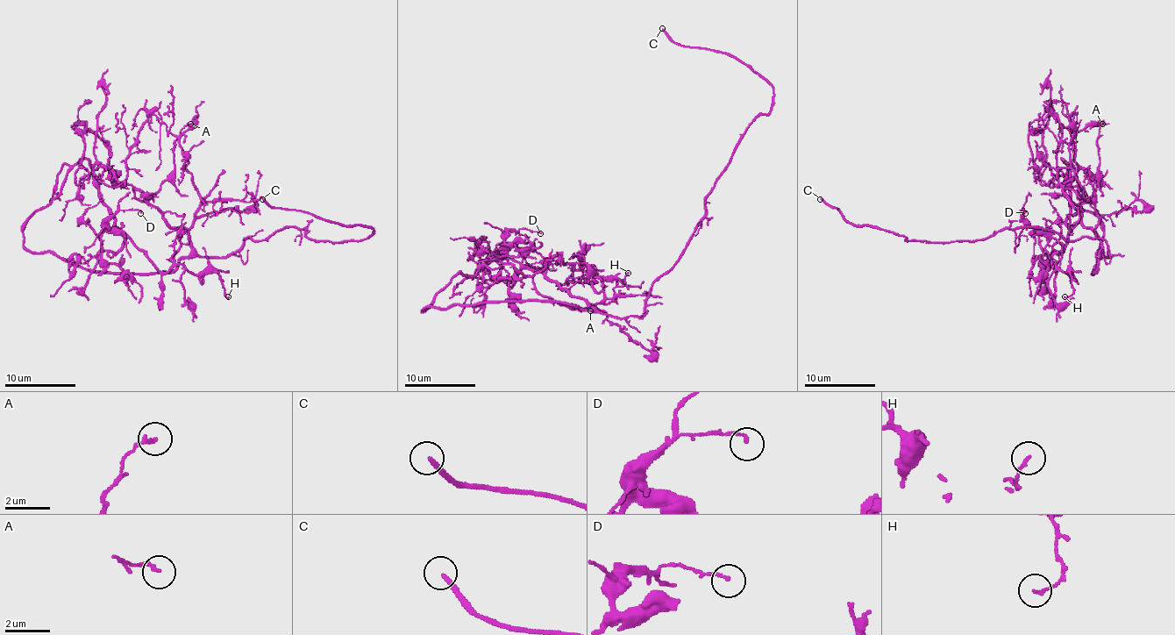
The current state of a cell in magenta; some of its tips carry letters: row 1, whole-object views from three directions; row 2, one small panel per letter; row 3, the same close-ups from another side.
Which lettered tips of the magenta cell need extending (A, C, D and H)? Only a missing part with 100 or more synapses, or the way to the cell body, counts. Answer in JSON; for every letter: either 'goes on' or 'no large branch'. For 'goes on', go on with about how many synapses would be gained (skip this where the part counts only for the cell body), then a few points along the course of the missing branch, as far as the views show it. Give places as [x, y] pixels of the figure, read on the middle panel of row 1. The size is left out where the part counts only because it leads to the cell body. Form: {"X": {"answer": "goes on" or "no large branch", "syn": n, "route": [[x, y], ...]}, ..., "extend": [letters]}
{"A": {"answer": "no large branch"}, "C": {"answer": "goes on", "route": [[662, 28], [642, 23], [601, 21], [594, 16], [590, 17]]}, "D": {"answer": "no large branch"}, "H": {"answer": "no large branch"}, "extend": ["C"]}

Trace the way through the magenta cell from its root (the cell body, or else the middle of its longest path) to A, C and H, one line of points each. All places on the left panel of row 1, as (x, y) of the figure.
A: (238, 248), (200, 256), (181, 227), (133, 193), (148, 201), (159, 189), (174, 168), (174, 139), (190, 124)
C: (238, 248), (247, 236), (266, 239), (285, 227), (328, 241), (359, 241), (374, 231), (273, 208), (262, 199)
H: (238, 248), (200, 256), (140, 191), (98, 179), (114, 224), (162, 272), (216, 272), (228, 296)

